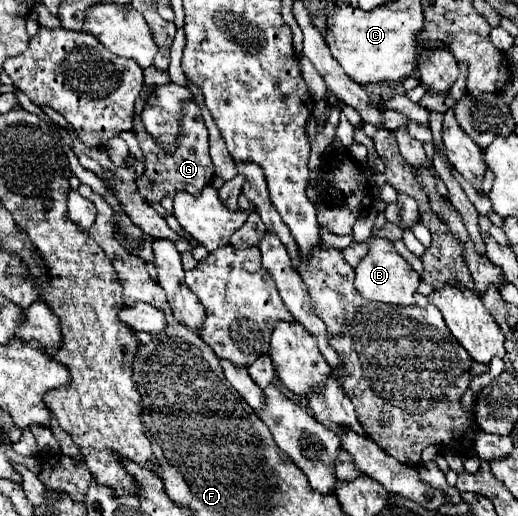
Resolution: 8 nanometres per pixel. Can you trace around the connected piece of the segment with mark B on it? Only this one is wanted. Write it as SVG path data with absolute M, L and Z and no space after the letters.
M372 238L368 242L368 254L356 266L356 290L376 302L386 304L414 304L414 292L420 284L420 276L412 270L412 266L394 250L394 244L384 238Z

